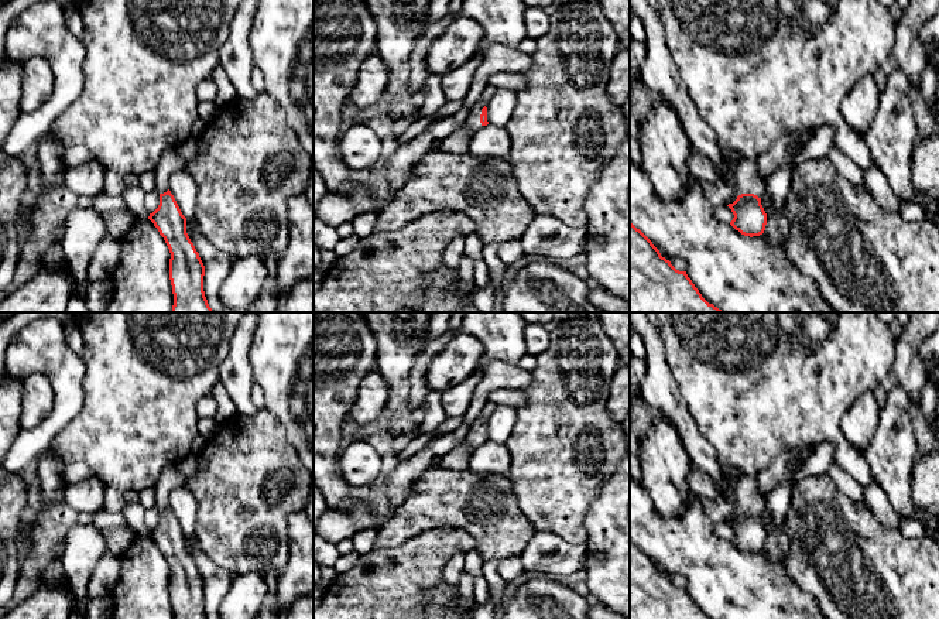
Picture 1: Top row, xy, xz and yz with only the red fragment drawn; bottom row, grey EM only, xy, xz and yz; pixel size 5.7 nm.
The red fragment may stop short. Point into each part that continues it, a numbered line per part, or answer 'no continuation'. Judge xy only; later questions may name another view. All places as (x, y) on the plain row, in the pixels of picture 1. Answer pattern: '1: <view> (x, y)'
1: xy (170, 479)

